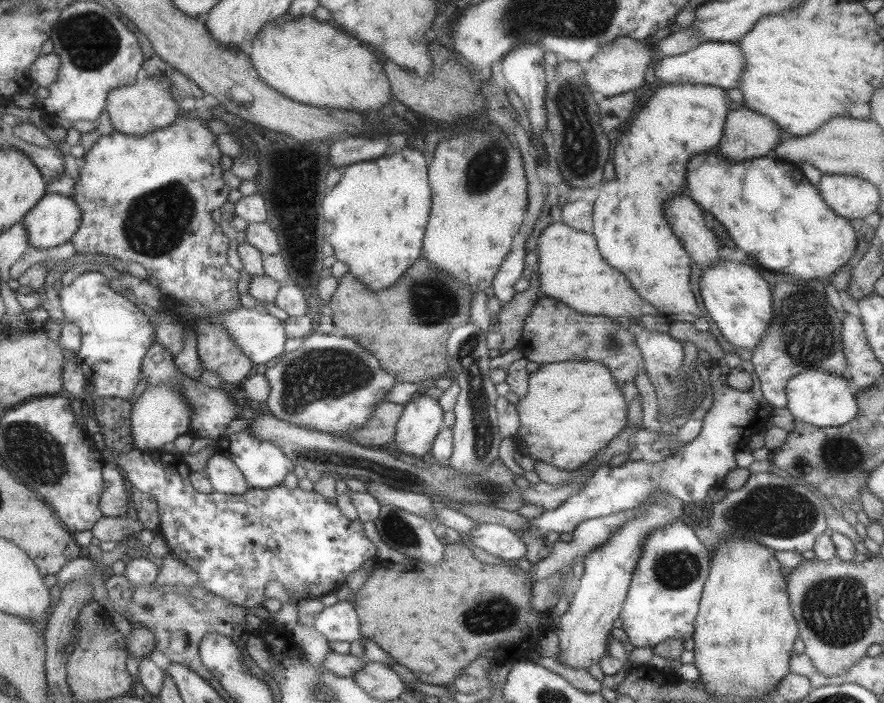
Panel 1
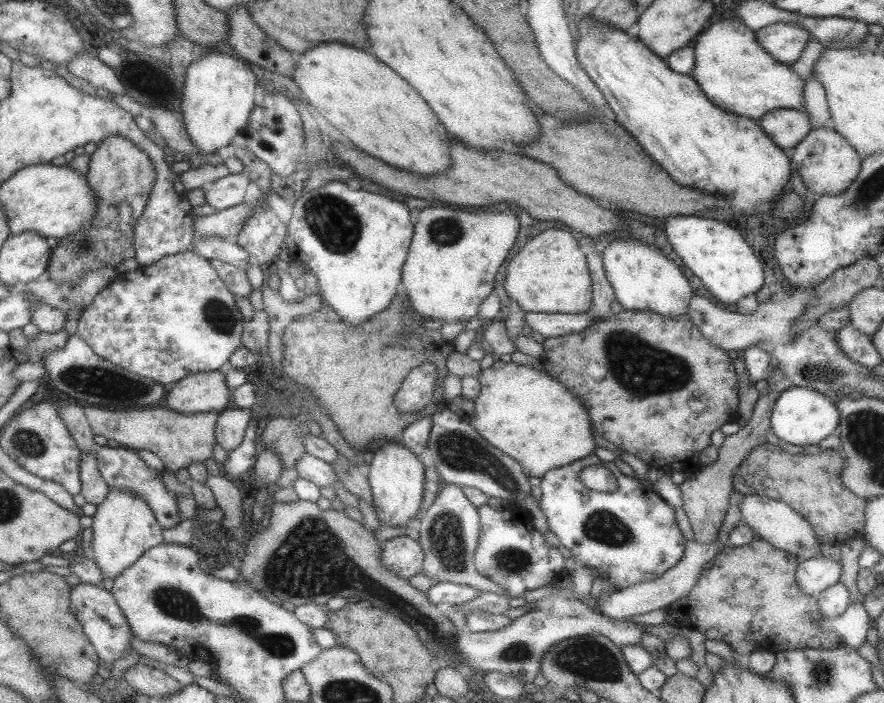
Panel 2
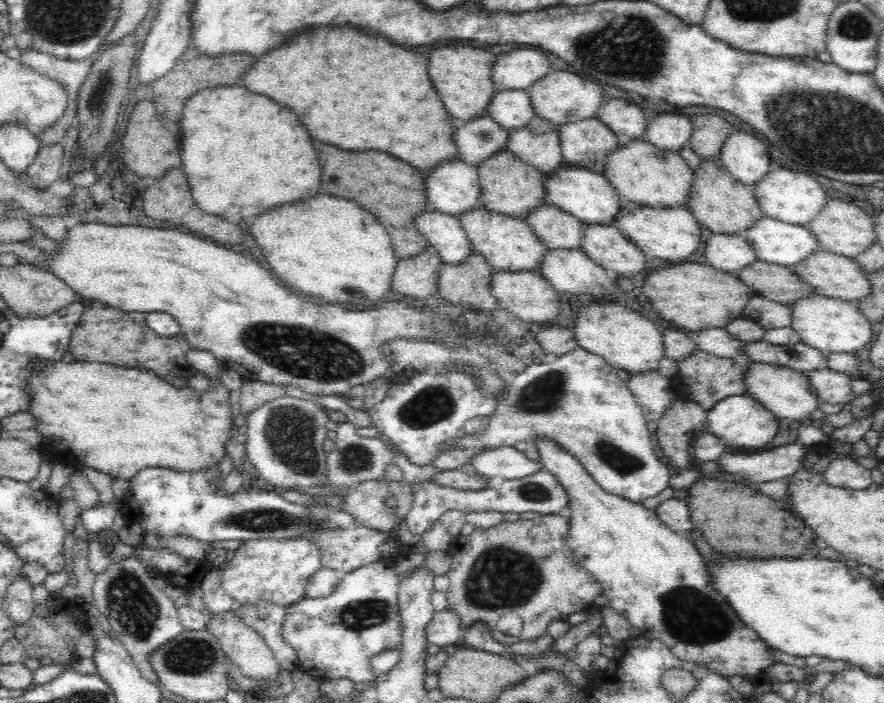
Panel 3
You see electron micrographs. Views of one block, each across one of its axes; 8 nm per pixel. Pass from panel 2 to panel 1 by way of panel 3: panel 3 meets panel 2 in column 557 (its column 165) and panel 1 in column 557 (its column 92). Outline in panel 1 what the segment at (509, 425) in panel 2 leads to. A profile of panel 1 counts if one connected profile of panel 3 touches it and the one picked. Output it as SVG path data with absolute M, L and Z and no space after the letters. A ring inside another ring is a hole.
M591 360L538 363L537 370L528 374L527 392L518 398L514 407L519 419L519 428L513 438L516 450L532 460L570 472L584 465L625 428L628 411L607 367Z

